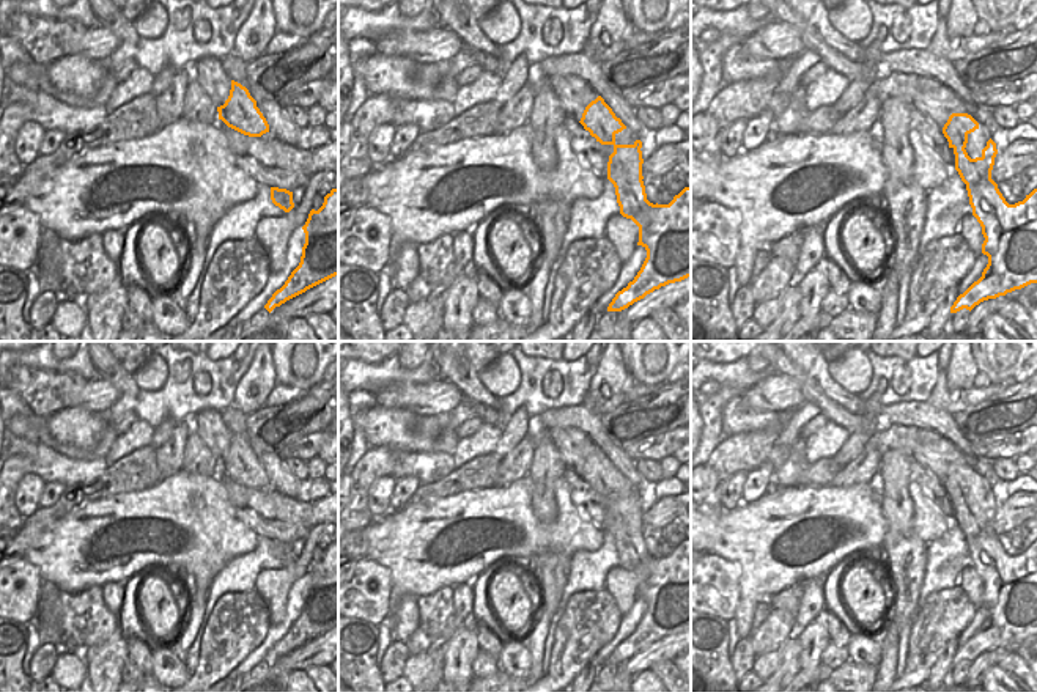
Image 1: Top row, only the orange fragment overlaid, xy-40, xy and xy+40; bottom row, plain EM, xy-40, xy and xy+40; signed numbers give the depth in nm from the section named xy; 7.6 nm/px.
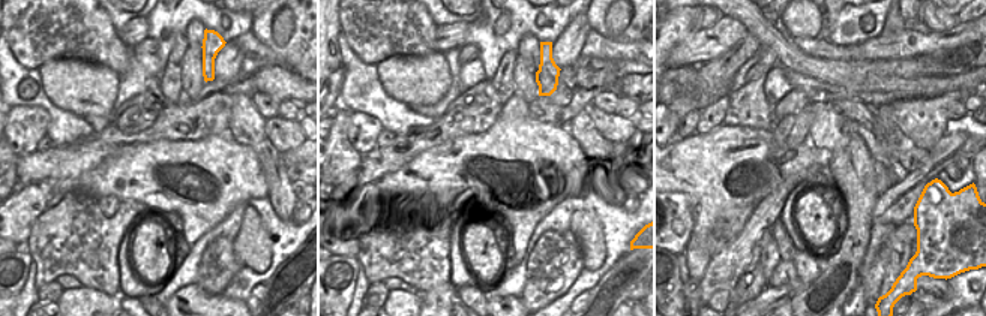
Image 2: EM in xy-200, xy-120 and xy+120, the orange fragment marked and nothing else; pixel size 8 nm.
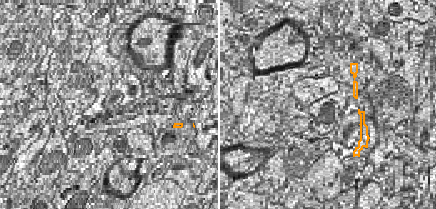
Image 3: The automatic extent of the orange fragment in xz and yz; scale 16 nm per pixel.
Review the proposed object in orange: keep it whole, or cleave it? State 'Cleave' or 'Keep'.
Keep

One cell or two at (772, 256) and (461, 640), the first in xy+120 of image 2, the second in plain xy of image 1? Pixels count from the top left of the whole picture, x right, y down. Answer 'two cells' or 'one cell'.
one cell

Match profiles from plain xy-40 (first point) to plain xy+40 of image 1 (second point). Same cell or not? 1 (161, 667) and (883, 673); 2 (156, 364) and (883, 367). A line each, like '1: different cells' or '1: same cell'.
1: different cells
2: different cells

